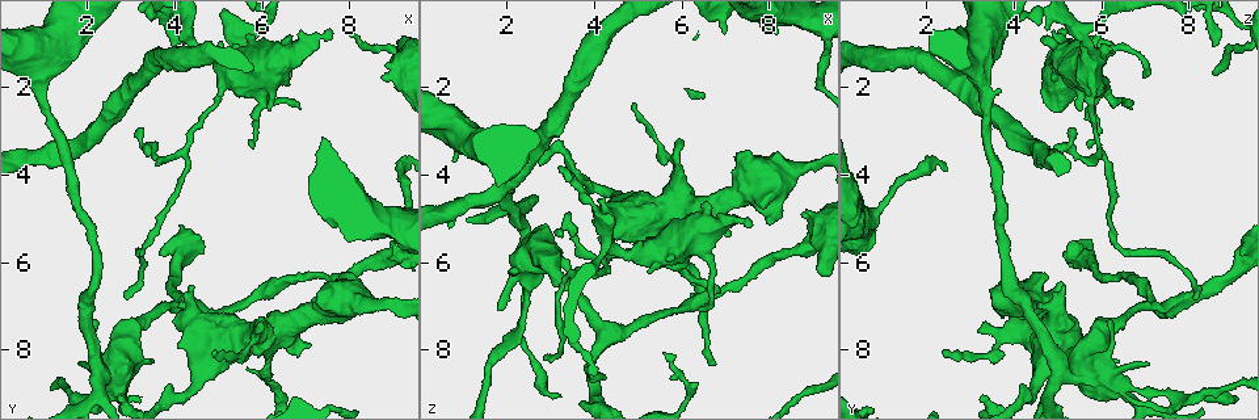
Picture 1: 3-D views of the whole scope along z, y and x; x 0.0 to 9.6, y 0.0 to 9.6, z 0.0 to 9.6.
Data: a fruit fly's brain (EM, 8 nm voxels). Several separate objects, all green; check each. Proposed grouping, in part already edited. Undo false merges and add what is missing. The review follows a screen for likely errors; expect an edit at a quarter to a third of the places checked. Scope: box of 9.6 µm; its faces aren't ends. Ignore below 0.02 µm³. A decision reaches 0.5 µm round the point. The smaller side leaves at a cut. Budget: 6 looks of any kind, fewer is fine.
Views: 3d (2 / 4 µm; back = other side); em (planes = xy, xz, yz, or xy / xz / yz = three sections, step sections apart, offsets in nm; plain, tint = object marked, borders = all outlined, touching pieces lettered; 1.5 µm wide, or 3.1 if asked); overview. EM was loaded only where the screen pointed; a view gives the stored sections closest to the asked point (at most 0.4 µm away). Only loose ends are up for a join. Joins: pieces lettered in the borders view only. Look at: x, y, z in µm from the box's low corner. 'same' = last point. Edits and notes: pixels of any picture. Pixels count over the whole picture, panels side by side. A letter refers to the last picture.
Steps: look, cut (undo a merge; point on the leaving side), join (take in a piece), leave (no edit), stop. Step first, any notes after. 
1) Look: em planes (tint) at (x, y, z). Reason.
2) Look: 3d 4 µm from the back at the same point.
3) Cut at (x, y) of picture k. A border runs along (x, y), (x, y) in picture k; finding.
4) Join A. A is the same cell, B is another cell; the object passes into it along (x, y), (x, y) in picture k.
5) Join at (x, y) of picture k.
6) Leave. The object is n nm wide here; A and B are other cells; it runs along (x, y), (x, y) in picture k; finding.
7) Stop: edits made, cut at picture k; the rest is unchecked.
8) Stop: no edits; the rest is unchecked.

Look: 3d 4 µm at (4.25, 7.05, 4.50). Free end.

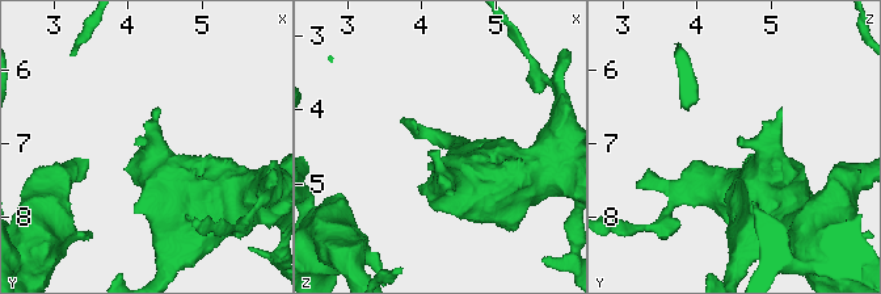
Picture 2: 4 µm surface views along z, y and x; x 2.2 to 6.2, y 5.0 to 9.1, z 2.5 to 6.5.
Look: em xy step 4 (borders) at (4.25, 7.05, 4.55). Need the tissue.

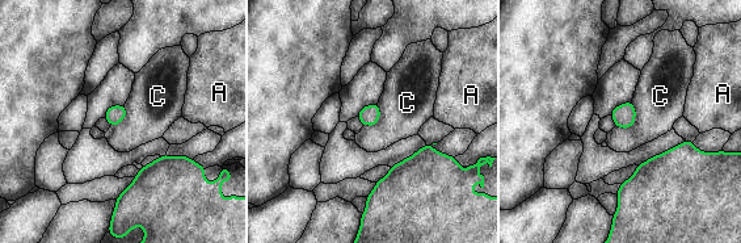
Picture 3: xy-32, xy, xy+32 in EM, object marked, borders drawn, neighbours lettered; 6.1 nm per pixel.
Leave. A and C are other cells; a border runs along (632, 101), (634, 124), (617, 128) in picture 3; none of them fits.

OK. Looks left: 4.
Look: em yz step 8 (borders) at (6.90, 2.50, 6.65). Thin end.

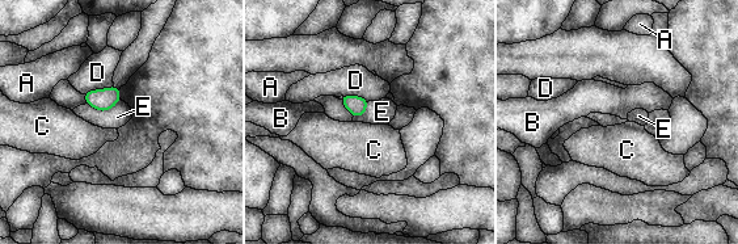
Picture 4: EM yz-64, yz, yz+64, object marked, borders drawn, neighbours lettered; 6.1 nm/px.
Look: em planes (borders) at the same point.

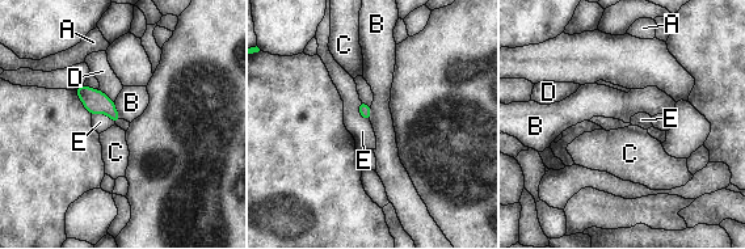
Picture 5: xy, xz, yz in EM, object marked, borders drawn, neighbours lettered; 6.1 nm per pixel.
Leave. A, B, C, D and E are other cells; a border runs along (114, 102), (114, 108), (122, 118) in picture 5; none of them fits.

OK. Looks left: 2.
Look: 3d 2 µm at (2.50, 8.85, 6.65). Sudden change in width.

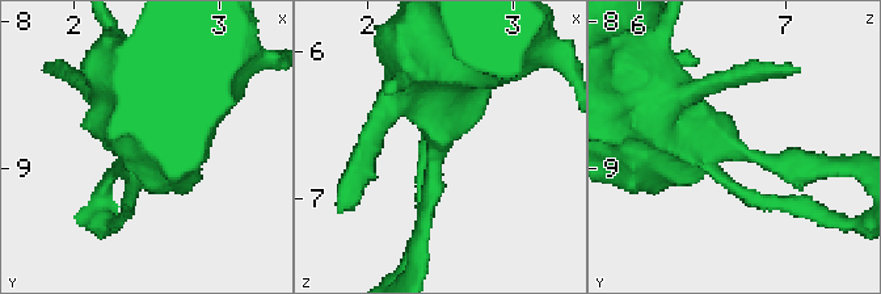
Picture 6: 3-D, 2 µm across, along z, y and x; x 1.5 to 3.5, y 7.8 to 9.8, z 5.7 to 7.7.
Look: em xz step 8 (borders) at (2.48, 8.86, 6.66). Shape alone is not enough.

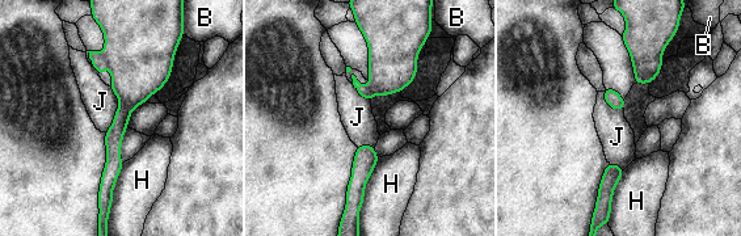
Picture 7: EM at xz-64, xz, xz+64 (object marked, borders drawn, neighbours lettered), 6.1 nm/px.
Cut at (392, 59) of picture 7. The object is 20 nm wide here; the longest contact is with H, 320 nm; B, H and J are other cells; two cells meet here.

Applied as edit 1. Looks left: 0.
Stop: edits made, cut at picture 7; the rest is unchecked.

